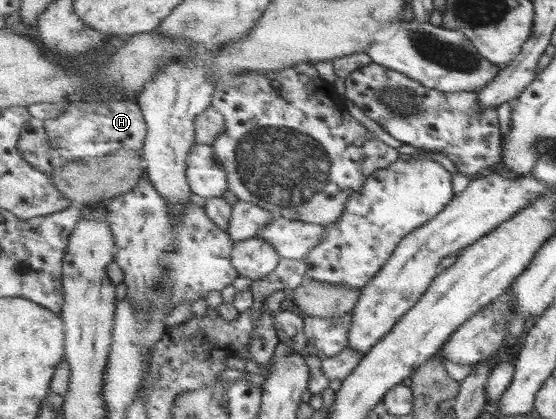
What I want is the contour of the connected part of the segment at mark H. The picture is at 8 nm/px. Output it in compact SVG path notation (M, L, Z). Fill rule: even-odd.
M113 98L106 102L85 102L83 99L68 104L59 118L43 120L34 116L22 130L18 147L33 168L53 176L67 164L79 163L83 158L115 154L122 148L144 152L148 135L148 122L139 102Z

